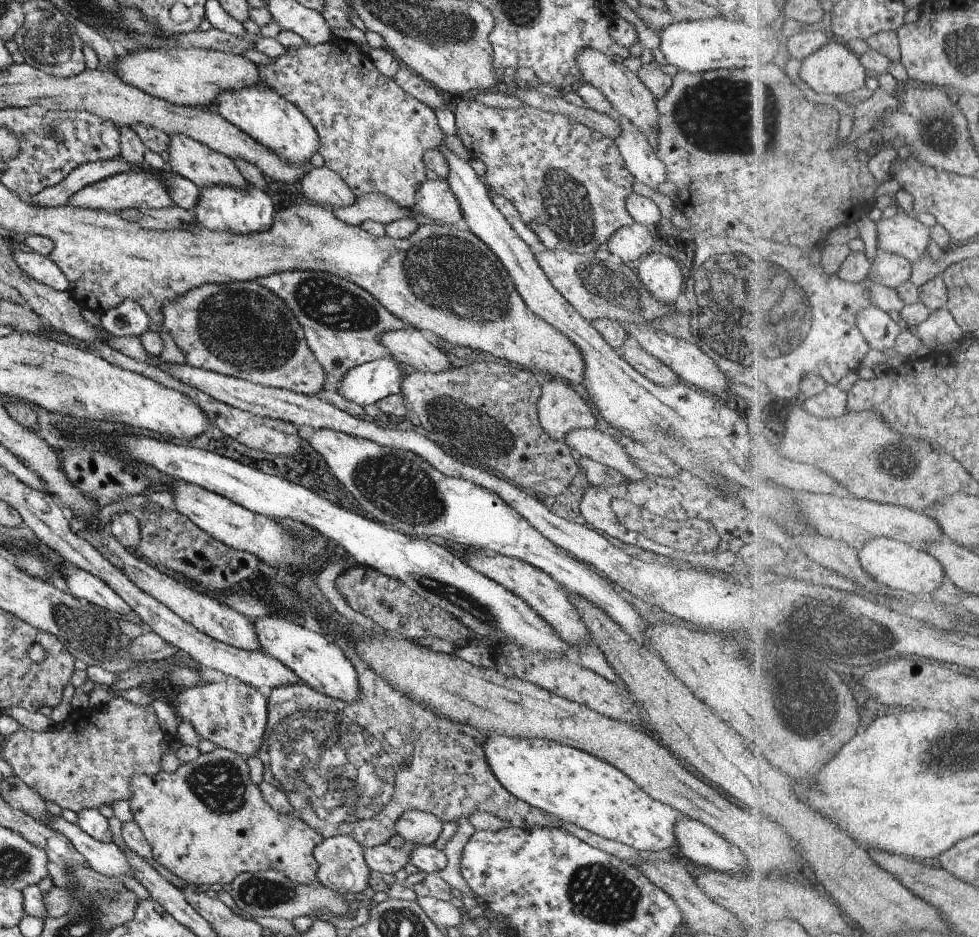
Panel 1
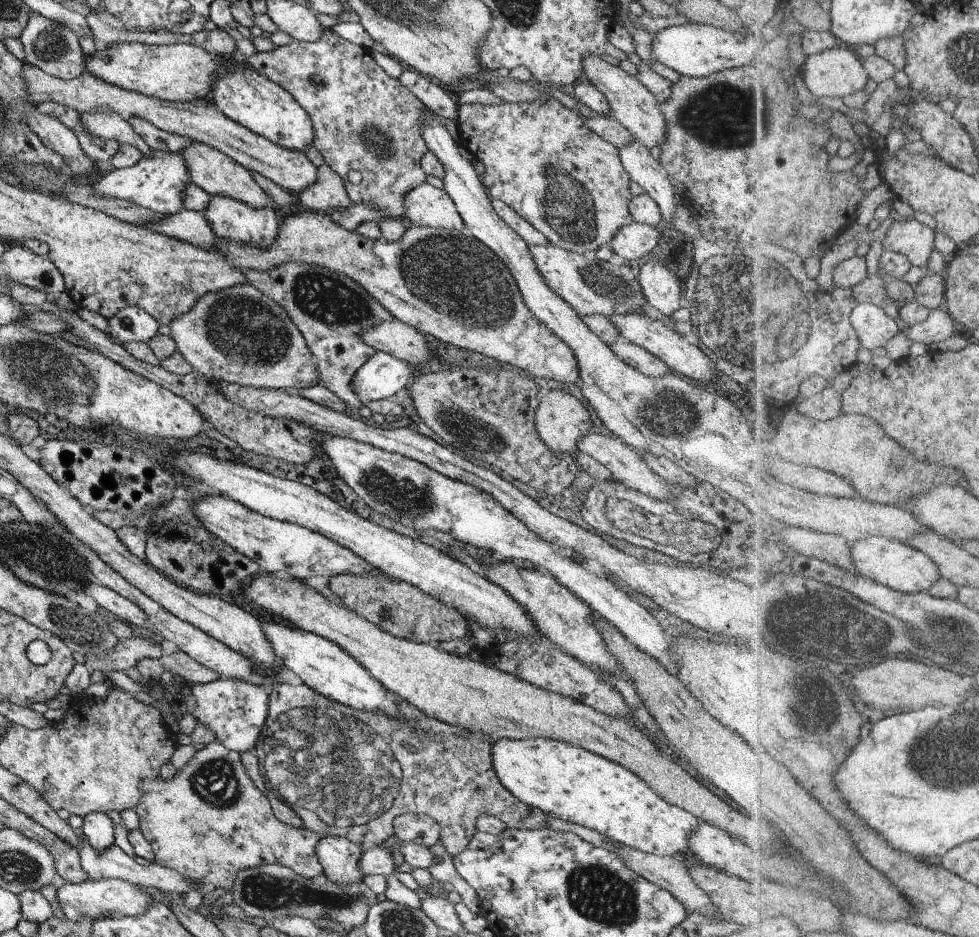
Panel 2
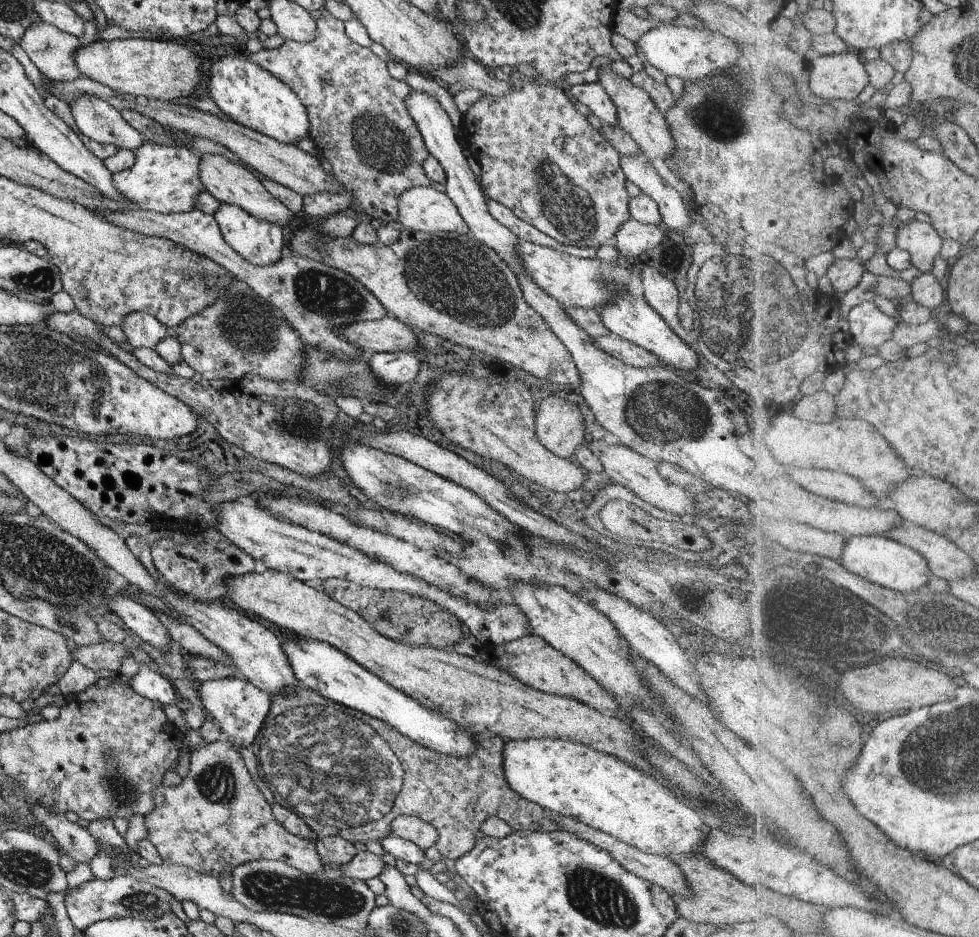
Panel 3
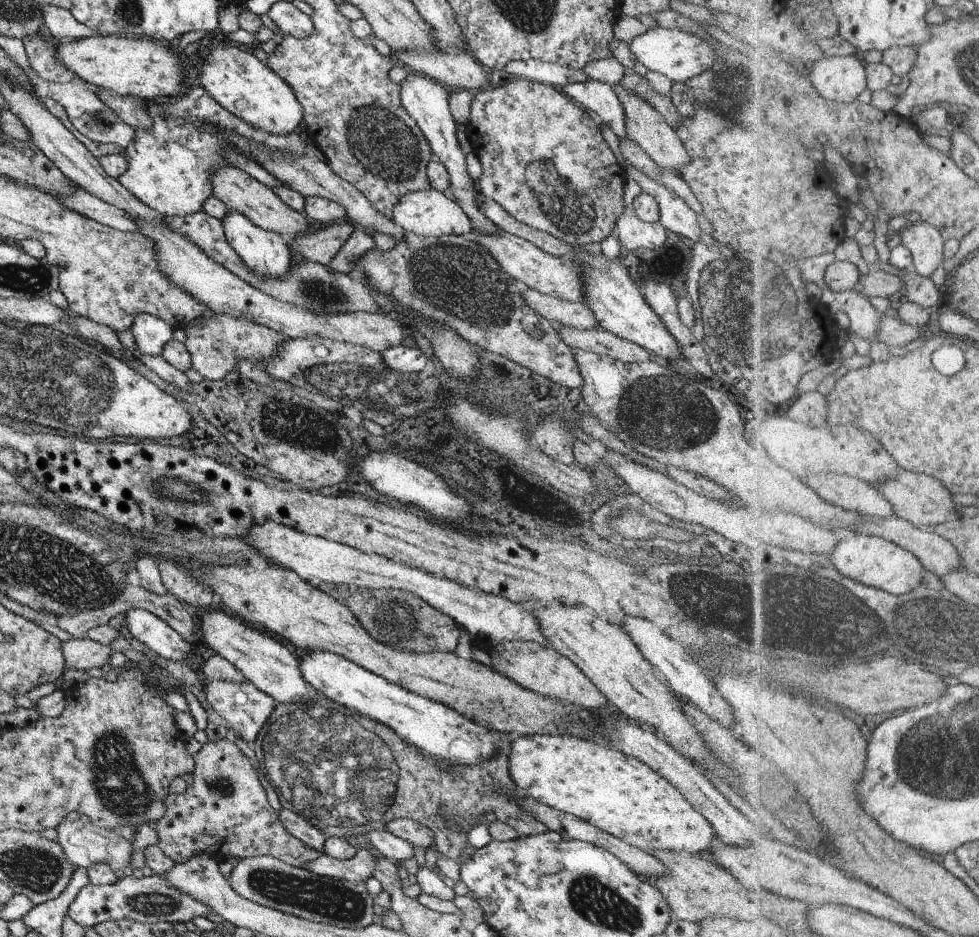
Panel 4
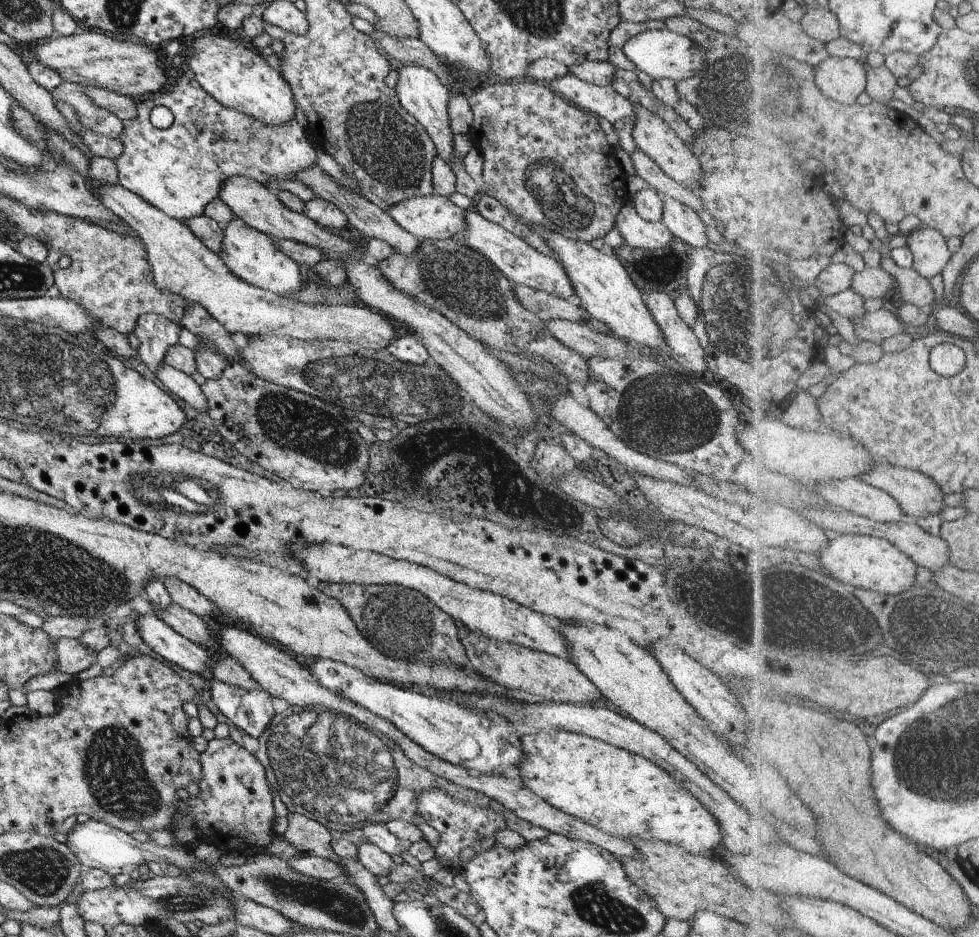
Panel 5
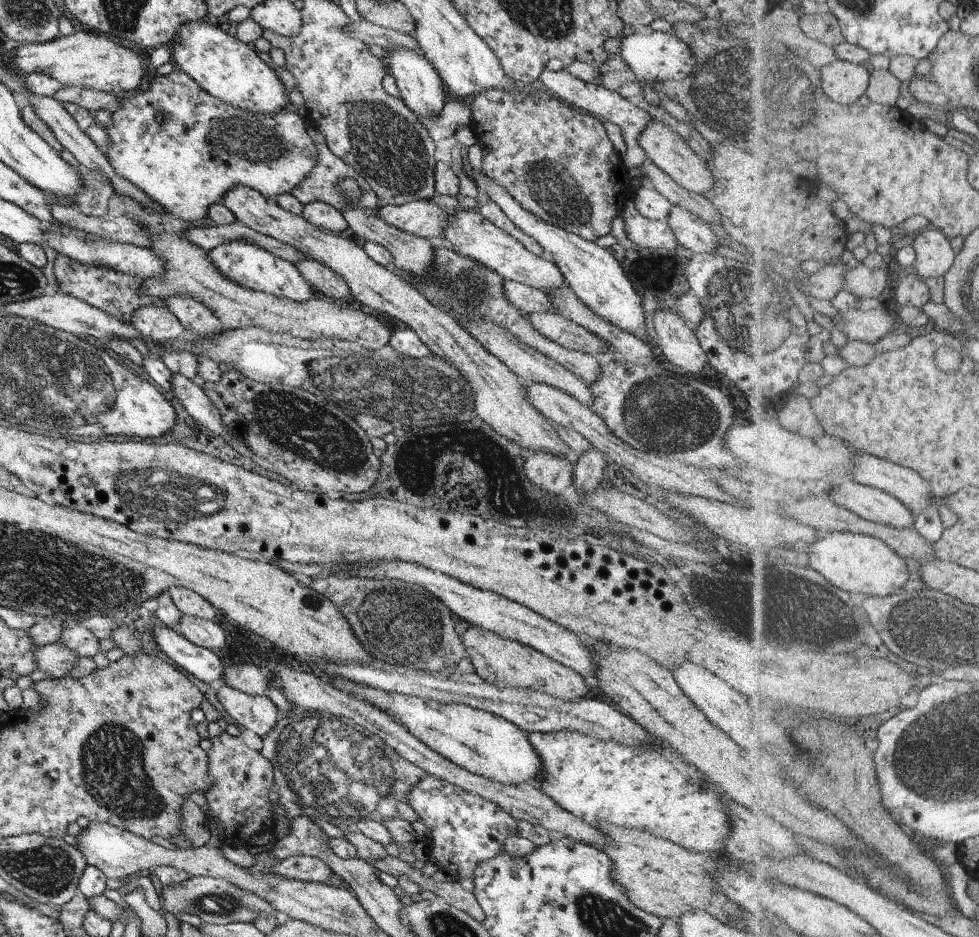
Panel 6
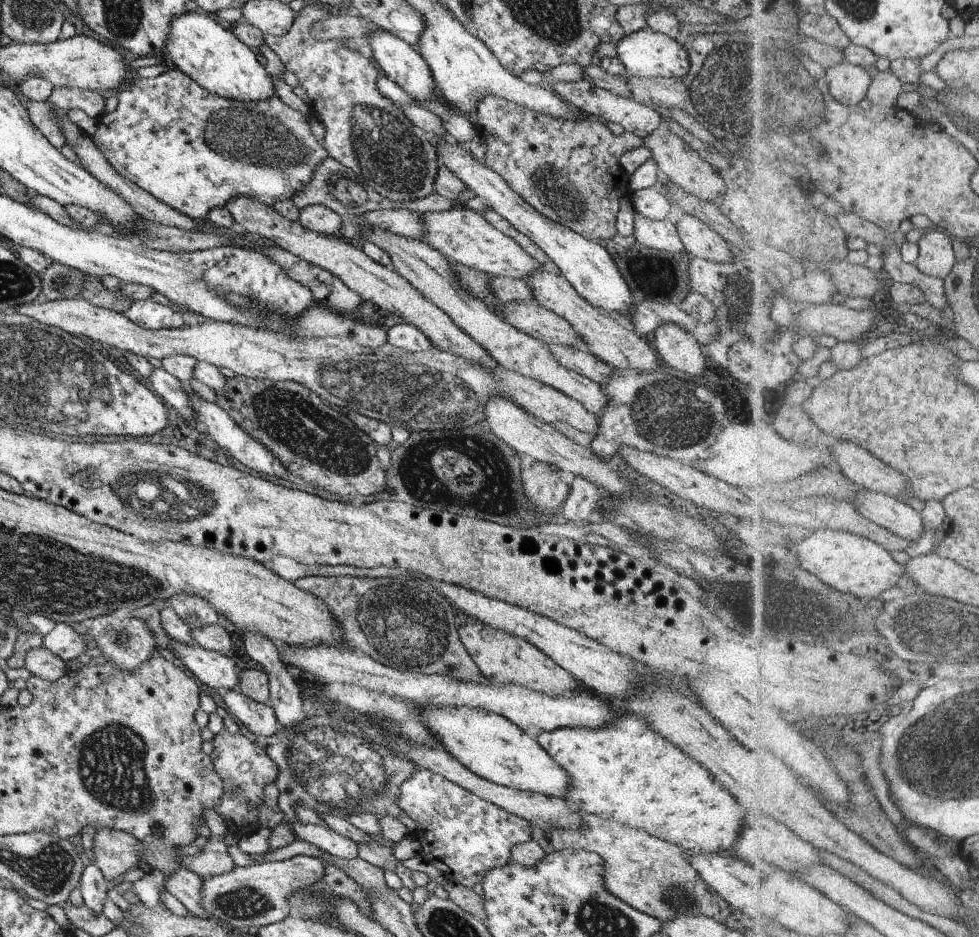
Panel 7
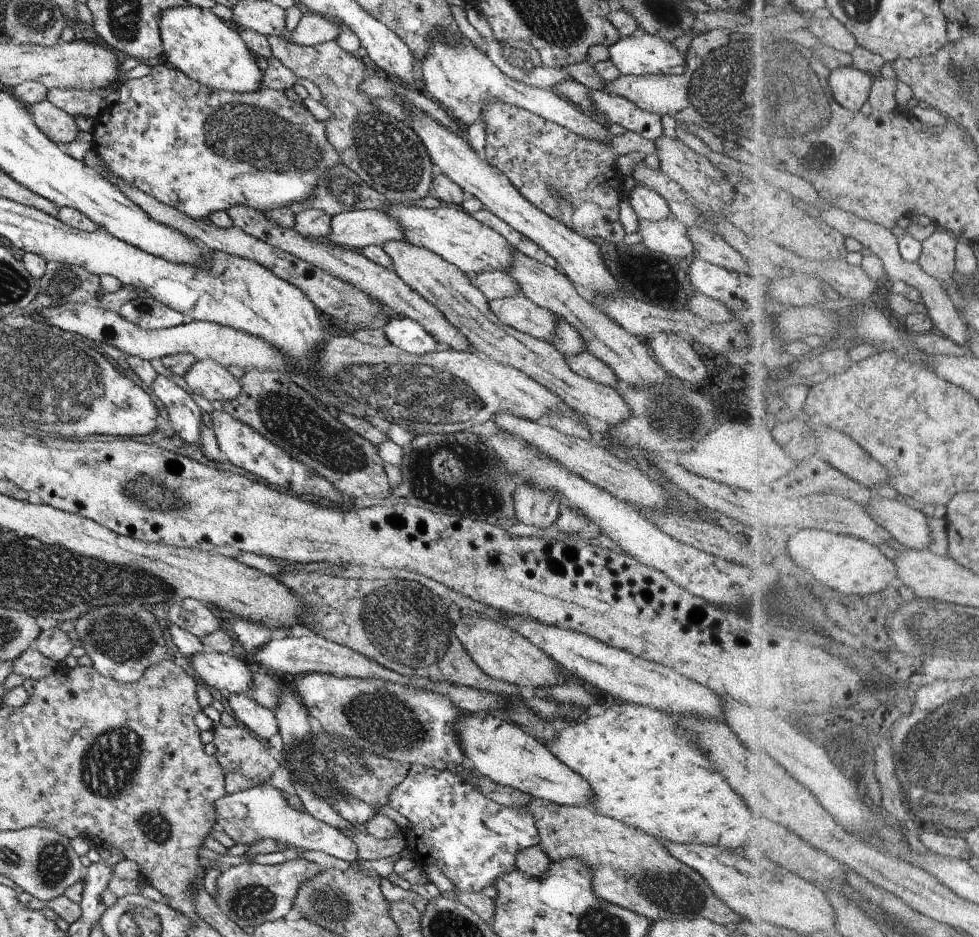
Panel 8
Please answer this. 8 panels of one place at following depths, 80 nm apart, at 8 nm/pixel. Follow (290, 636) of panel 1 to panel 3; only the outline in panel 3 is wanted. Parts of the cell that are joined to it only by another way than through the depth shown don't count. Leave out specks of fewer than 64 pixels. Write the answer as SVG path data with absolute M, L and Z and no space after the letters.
M281 637L279 642L297 684L312 690L317 696L323 699L327 698L338 707L347 707L382 720L390 727L395 728L398 733L413 740L414 743L430 748L432 751L456 757L472 755L474 738L469 730L459 727L432 709L421 706L416 700L405 696L384 680L366 671L360 664L330 644L315 639L299 639L297 637L295 640Z

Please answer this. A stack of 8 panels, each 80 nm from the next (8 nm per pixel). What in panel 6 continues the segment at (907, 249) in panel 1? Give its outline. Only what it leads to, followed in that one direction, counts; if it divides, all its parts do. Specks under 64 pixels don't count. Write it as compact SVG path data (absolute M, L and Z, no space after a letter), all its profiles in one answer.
M935 227L916 233L913 239L917 255L915 272L925 279L944 276L955 262L955 250L948 236Z

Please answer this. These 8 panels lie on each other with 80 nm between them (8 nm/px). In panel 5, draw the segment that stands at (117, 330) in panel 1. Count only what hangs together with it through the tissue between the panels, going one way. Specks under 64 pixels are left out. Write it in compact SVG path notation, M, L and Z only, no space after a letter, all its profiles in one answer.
M145 313L139 315L132 328L132 333L139 339L139 346L135 349L137 352L137 358L141 359L143 364L151 372L155 372L158 364L164 360L165 351L171 346L177 343L177 335L181 326L177 323L171 322L165 317L159 316L155 313Z

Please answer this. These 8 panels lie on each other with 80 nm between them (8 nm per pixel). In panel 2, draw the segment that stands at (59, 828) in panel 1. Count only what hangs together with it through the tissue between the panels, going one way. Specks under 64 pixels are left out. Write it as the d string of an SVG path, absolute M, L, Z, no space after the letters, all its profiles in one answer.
M82 832L80 834L80 845L78 846L77 852L80 858L80 867L88 874L88 878L94 879L95 881L98 879L124 880L130 882L132 885L151 886L151 888L157 888L157 890L165 894L177 893L182 897L185 896L187 891L190 891L189 886L191 886L191 883L200 884L155 863L148 866L137 864L133 860L133 857L130 858L125 855L114 843L96 853L96 850L88 843Z

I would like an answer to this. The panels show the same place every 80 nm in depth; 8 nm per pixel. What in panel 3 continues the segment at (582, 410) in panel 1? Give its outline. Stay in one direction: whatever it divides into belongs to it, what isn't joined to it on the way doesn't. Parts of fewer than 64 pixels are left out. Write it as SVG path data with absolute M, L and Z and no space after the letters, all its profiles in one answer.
M548 395L540 400L538 410L534 415L534 433L537 440L549 452L564 459L571 459L576 448L584 442L585 422L574 403L565 398Z

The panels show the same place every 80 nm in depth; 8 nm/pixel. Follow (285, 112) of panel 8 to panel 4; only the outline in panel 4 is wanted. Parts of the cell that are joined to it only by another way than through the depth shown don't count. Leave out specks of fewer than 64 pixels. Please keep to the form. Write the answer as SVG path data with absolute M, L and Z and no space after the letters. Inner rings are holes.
M193 86L189 92L183 90L181 95L181 100L175 104L160 105L153 101L145 108L153 118L152 129L133 129L136 132L134 142L123 149L128 167L116 178L141 204L162 217L185 216L202 210L201 205L211 195L210 172L221 165L229 165L218 153L220 148L231 147L237 151L223 140L223 134L233 133L270 149L296 155L311 153L301 144L298 132L281 136L249 127L221 108L201 86ZM205 125L211 126L209 131L204 130Z

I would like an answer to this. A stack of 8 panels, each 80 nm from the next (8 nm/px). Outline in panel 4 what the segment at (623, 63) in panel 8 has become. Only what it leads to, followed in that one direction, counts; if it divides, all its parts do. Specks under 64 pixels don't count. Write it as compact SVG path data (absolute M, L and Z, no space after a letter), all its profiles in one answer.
M647 28L643 34L636 36L628 43L633 56L646 70L658 72L666 76L671 82L684 82L701 74L715 62L713 48L695 34L687 34L681 30L669 28Z

